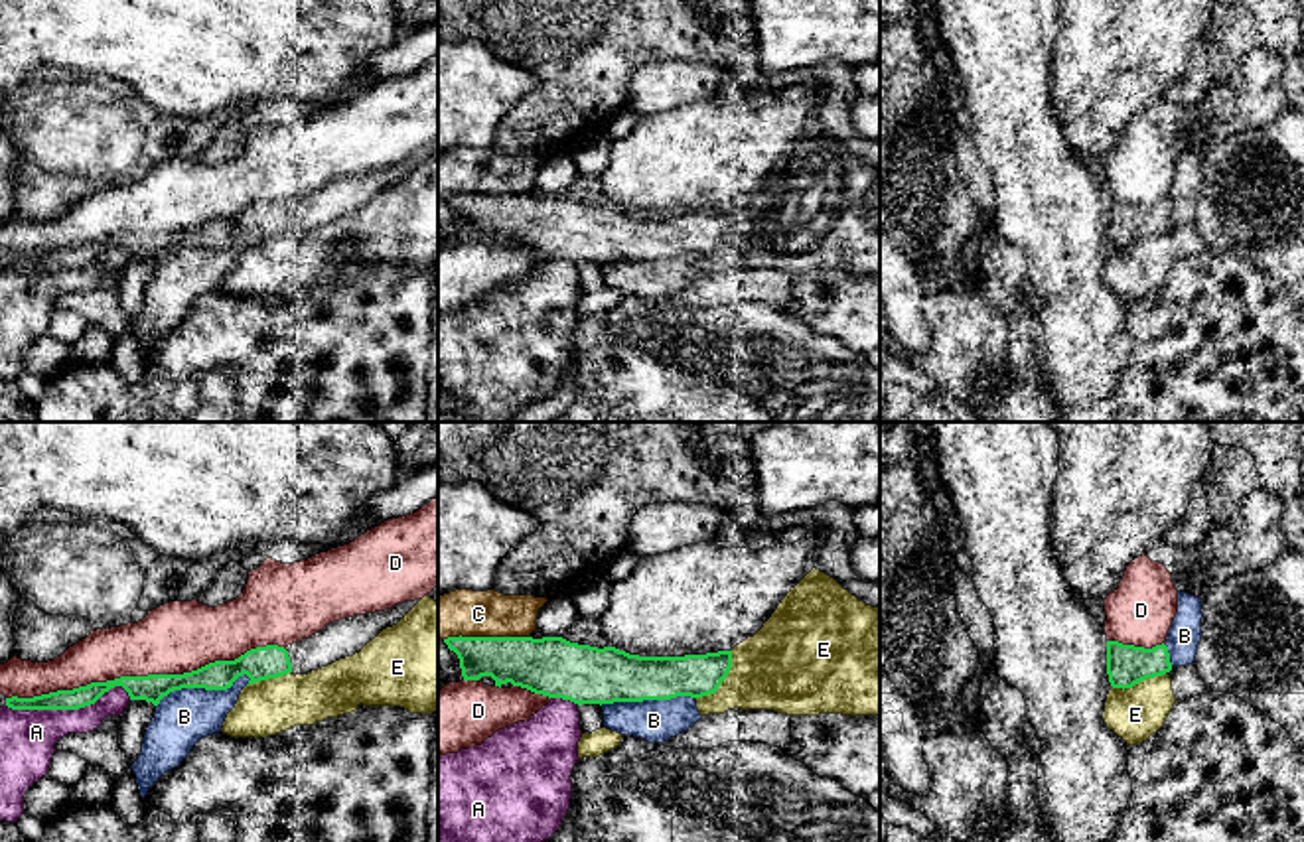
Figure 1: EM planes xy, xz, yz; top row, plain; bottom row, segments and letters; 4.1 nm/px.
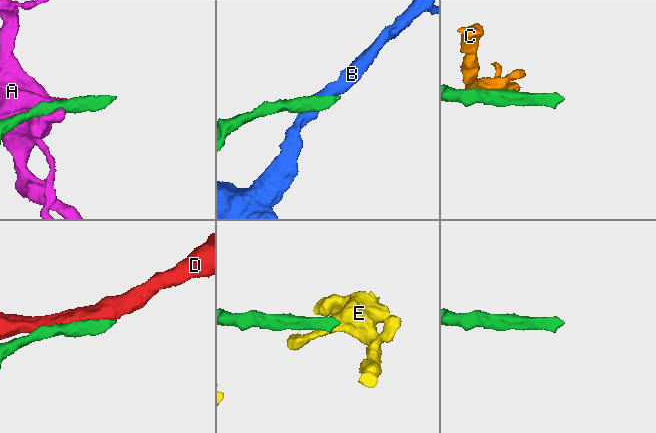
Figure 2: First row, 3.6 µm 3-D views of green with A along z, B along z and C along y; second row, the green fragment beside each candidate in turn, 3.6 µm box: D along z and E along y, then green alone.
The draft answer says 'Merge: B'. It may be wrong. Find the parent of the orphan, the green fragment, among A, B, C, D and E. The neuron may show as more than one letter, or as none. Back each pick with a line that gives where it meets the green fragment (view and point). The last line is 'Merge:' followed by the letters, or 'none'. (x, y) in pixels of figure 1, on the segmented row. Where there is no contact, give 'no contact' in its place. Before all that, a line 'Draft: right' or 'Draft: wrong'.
Draft: wrong
Merge: none

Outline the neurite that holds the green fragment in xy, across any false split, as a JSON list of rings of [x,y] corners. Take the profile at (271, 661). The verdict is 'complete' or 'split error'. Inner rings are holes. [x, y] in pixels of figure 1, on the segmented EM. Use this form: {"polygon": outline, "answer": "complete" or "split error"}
{"polygon": [[[404,601],[385,611],[333,621],[316,635],[296,641],[286,649],[278,645],[256,647],[235,661],[215,661],[183,674],[120,676],[34,698],[12,696],[6,698],[6,706],[12,710],[79,710],[95,704],[114,686],[122,686],[130,700],[146,700],[158,706],[174,690],[227,690],[243,674],[251,678],[249,684],[288,672],[308,674],[339,659],[353,657],[383,629],[397,625],[418,601]]], "answer": "split error"}

